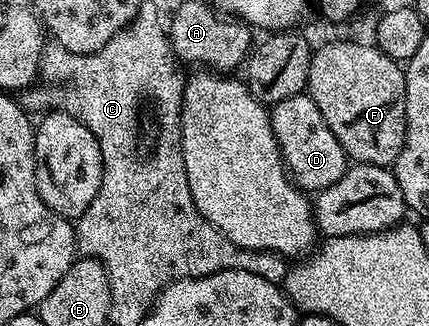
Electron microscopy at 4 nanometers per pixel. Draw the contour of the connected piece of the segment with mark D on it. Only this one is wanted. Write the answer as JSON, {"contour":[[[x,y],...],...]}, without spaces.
{"contour":[[[307,92],[275,103],[270,113],[274,136],[280,145],[284,164],[290,171],[292,181],[301,190],[319,192],[330,188],[334,180],[342,180],[350,165],[348,153],[342,148],[342,144],[338,144],[338,136],[330,132],[326,120],[322,120],[322,112],[318,112],[318,104],[314,104]]]}

